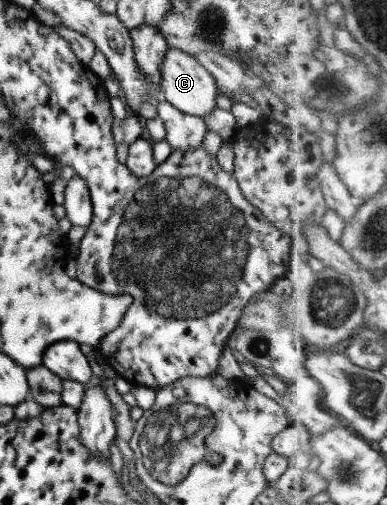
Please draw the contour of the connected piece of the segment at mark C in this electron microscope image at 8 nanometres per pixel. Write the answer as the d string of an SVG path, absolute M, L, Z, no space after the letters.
M168 49L162 57L159 69L161 76L159 87L162 92L162 100L169 102L174 108L203 119L210 109L216 107L214 99L219 94L213 78L193 55L178 49Z

